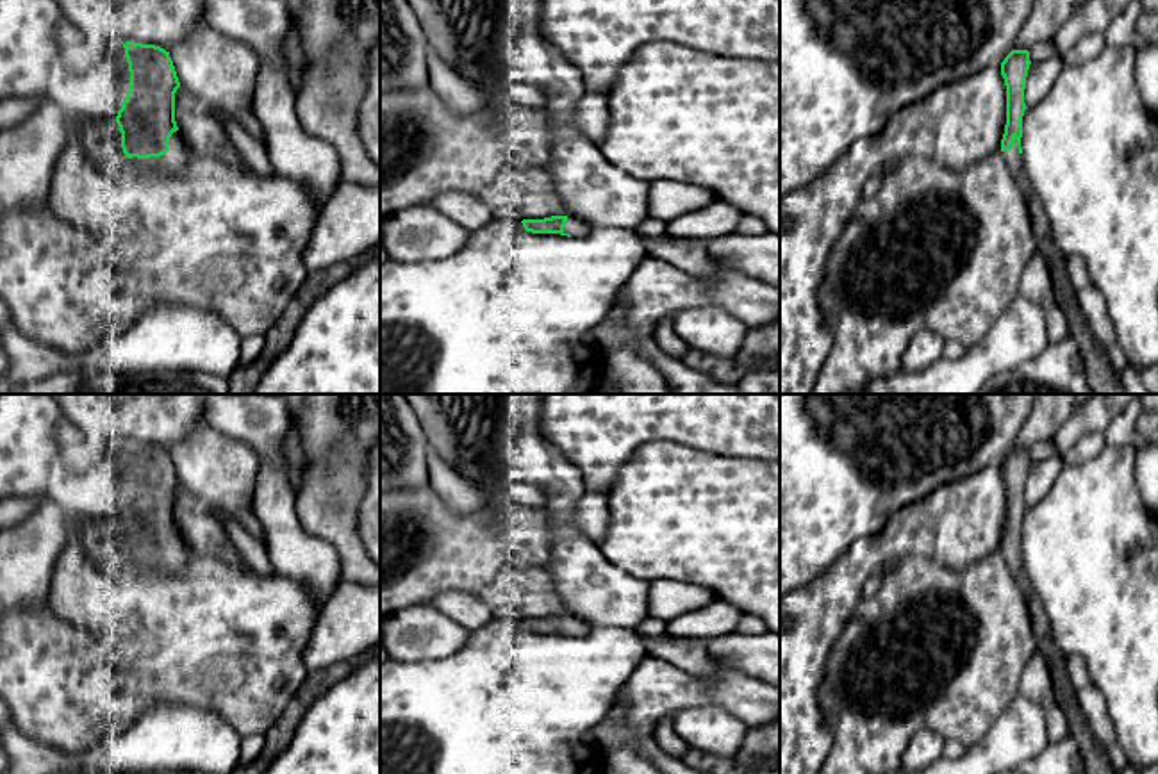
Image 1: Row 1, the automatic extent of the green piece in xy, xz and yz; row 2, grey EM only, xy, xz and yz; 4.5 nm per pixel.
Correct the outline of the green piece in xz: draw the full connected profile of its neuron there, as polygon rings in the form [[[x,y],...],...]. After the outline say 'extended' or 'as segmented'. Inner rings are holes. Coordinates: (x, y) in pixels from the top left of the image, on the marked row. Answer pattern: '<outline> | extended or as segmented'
[[[551,216],[544,219],[523,219],[512,223],[516,230],[532,234],[560,234],[567,237],[585,237],[592,232],[592,225],[576,216]]] | extended

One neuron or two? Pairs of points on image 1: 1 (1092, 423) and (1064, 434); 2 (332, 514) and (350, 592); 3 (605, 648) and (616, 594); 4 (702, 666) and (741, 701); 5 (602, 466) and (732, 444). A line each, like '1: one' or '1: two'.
1: one
2: two
3: two
4: two
5: one

